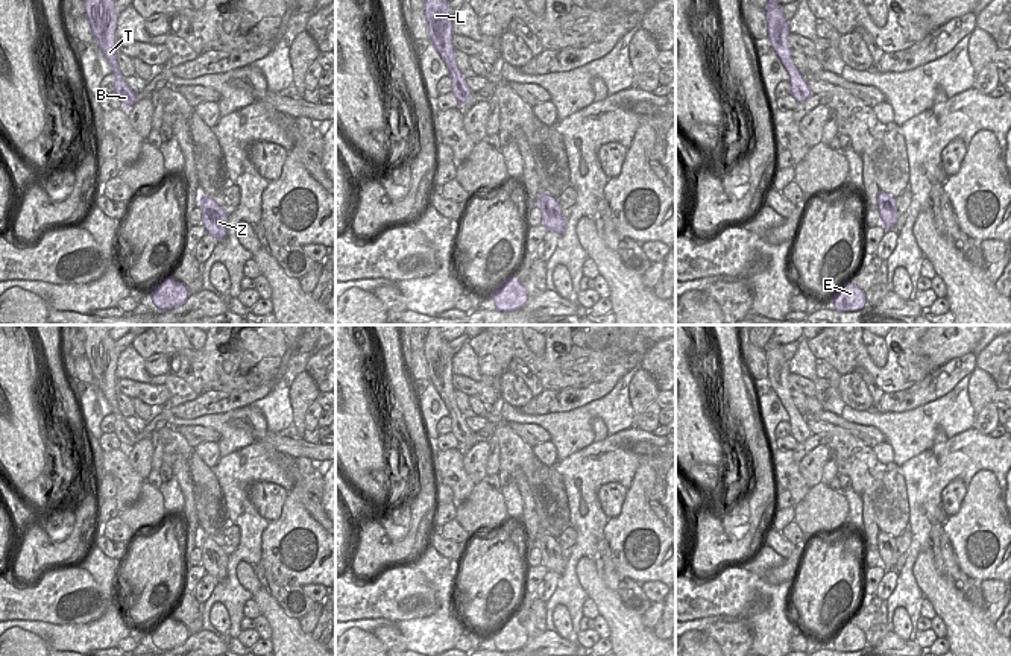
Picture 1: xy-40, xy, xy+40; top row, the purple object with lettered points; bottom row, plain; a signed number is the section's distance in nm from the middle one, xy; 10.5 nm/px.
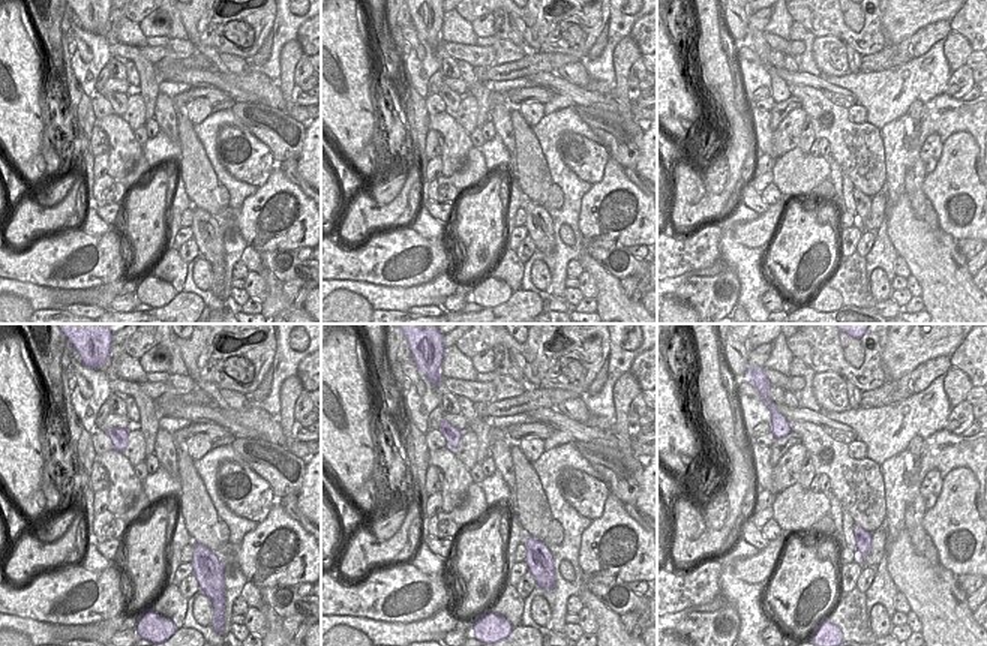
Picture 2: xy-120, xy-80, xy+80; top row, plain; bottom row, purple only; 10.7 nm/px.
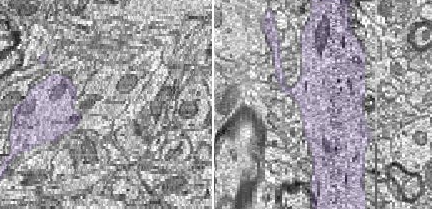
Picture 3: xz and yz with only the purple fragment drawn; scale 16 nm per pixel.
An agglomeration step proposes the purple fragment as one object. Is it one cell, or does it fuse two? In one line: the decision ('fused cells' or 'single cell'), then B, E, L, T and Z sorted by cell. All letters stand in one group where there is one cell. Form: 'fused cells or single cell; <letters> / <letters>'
single cell; B E L T Z

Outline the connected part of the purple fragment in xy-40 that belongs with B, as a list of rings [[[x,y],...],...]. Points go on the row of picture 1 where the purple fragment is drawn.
[[[85,0],[85,17],[90,23],[94,39],[105,55],[111,73],[115,76],[114,93],[121,102],[123,108],[132,108],[137,103],[137,94],[126,85],[117,62],[117,18],[114,8],[115,0]]]

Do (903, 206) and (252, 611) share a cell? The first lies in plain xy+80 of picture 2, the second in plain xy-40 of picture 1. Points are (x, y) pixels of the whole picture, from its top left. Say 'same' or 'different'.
different

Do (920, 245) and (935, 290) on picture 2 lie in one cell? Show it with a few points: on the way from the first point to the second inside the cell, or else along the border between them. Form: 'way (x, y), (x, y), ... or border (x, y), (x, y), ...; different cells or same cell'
way (930, 255), (935, 260), (935, 279); same cell

